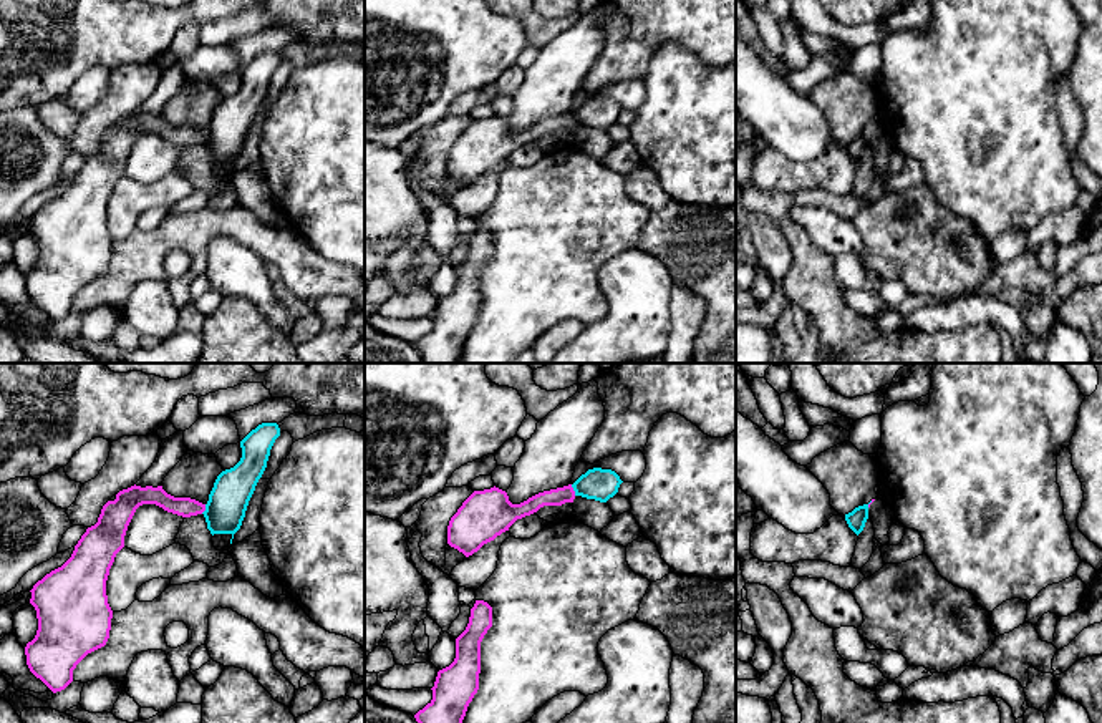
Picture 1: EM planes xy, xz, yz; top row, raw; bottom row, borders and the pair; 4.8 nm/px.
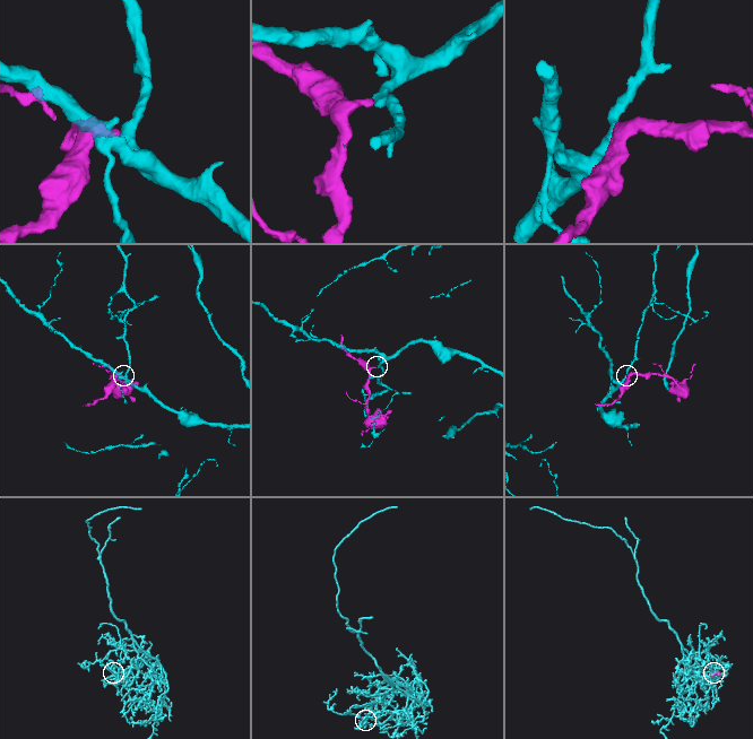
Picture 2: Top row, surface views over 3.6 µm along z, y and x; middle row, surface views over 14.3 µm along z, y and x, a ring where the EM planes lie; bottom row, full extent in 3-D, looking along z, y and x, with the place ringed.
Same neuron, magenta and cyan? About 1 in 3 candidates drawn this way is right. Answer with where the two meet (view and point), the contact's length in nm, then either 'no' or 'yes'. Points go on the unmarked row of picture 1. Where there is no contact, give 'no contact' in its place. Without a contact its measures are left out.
contact xz (572, 118); length 60 nm; no

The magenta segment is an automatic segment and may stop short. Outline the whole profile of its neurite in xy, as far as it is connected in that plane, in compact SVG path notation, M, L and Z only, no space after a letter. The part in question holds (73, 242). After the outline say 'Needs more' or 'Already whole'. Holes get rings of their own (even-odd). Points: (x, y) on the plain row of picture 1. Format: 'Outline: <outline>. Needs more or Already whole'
Outline: M131 114L108 129L98 151L86 158L71 186L58 197L38 209L30 232L36 239L38 259L25 275L27 294L53 322L65 318L73 310L73 298L91 280L106 274L111 259L113 239L108 232L106 209L116 182L124 176L128 154L143 133L156 133L167 141L191 146L202 143L205 133L191 126L174 126L162 114Z. Already whole

